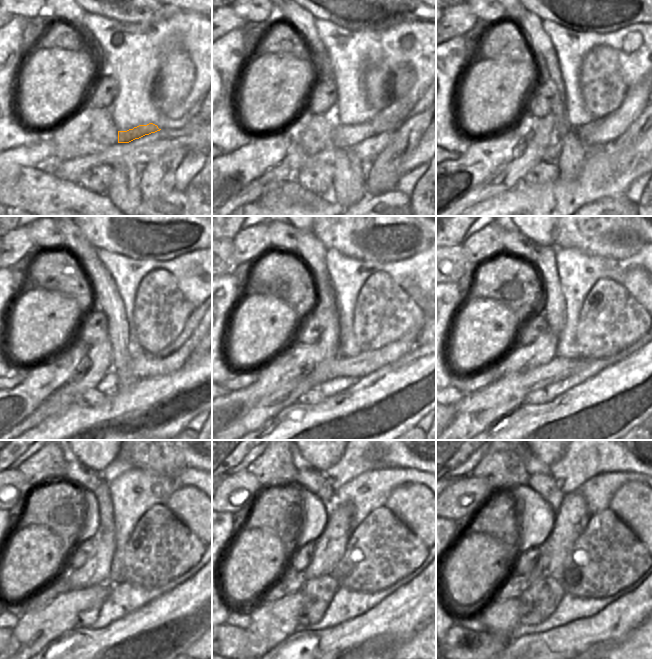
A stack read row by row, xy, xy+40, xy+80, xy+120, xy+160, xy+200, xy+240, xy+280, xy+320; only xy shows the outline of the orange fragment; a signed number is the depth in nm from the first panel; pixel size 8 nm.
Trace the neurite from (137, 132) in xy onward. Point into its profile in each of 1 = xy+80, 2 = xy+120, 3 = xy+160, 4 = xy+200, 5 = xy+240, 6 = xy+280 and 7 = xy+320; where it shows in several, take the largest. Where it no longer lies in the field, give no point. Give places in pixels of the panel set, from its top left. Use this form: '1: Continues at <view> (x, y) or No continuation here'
1: Continues at xy+80 (598, 133)
2: Continues at xy+120 (170, 359)
3: Continues at xy+160 (269, 405)
4: Continues at xy+200 (479, 409)
5: Continues at xy+240 (35, 630)
6: Continues at xy+280 (269, 625)
7: Continues at xy+320 (499, 618).

